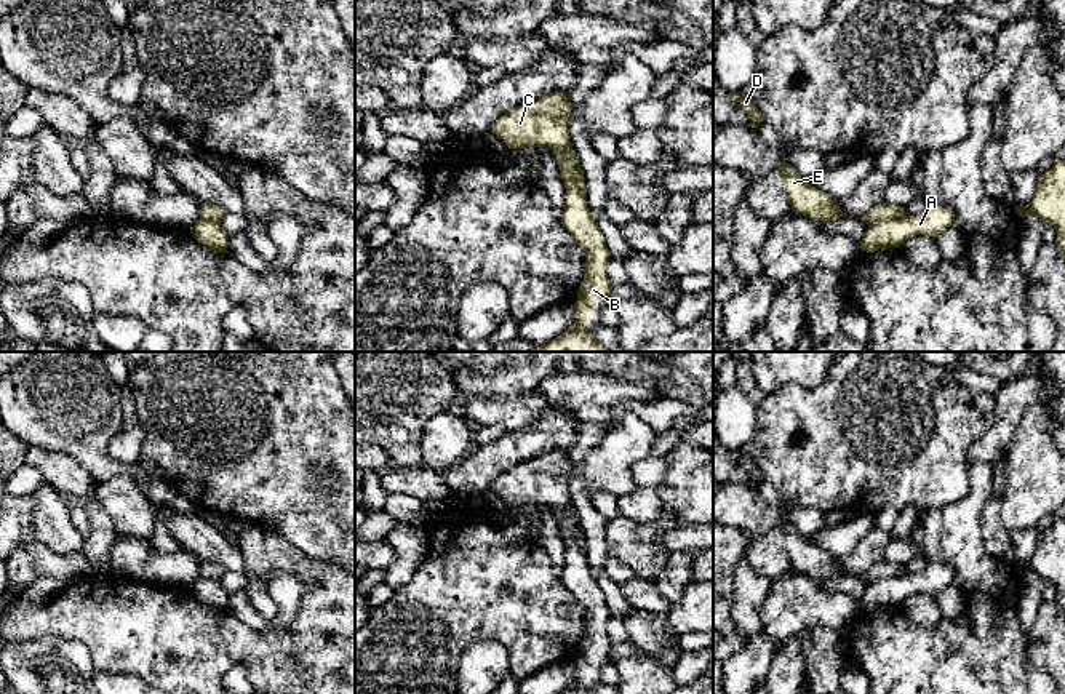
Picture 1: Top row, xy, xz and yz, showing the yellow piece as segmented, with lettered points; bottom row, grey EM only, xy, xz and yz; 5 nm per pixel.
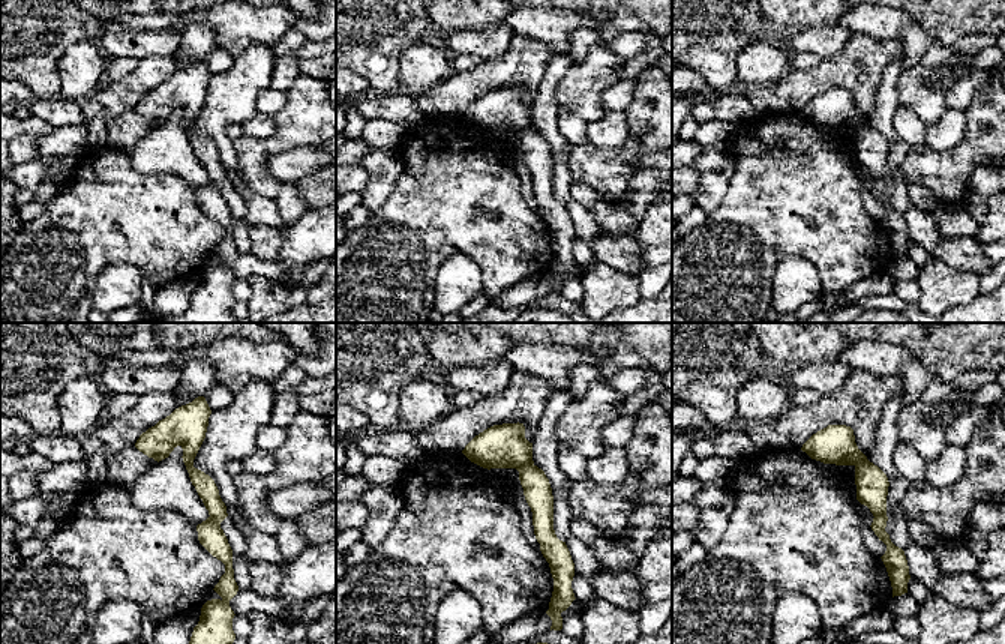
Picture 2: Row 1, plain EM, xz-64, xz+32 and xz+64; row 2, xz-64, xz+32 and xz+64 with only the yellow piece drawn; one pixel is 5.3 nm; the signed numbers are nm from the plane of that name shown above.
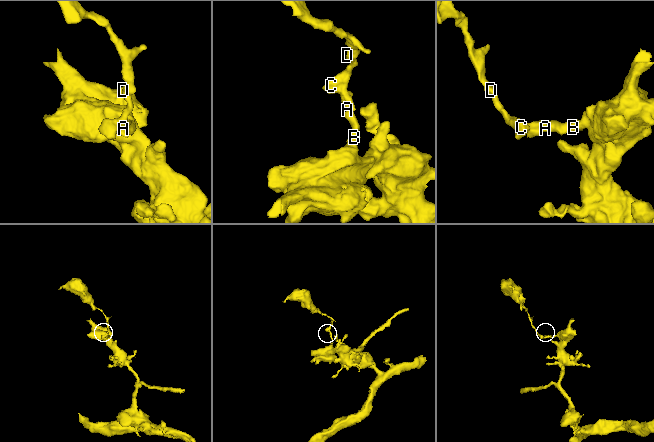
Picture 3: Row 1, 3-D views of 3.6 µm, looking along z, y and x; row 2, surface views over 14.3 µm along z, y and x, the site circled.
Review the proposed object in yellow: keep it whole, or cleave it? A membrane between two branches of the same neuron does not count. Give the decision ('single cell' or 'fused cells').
fused cells

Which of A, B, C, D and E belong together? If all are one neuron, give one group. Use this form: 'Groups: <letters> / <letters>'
Groups: A B / C D E

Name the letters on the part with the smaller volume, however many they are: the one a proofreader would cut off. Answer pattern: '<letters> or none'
C, D, E

